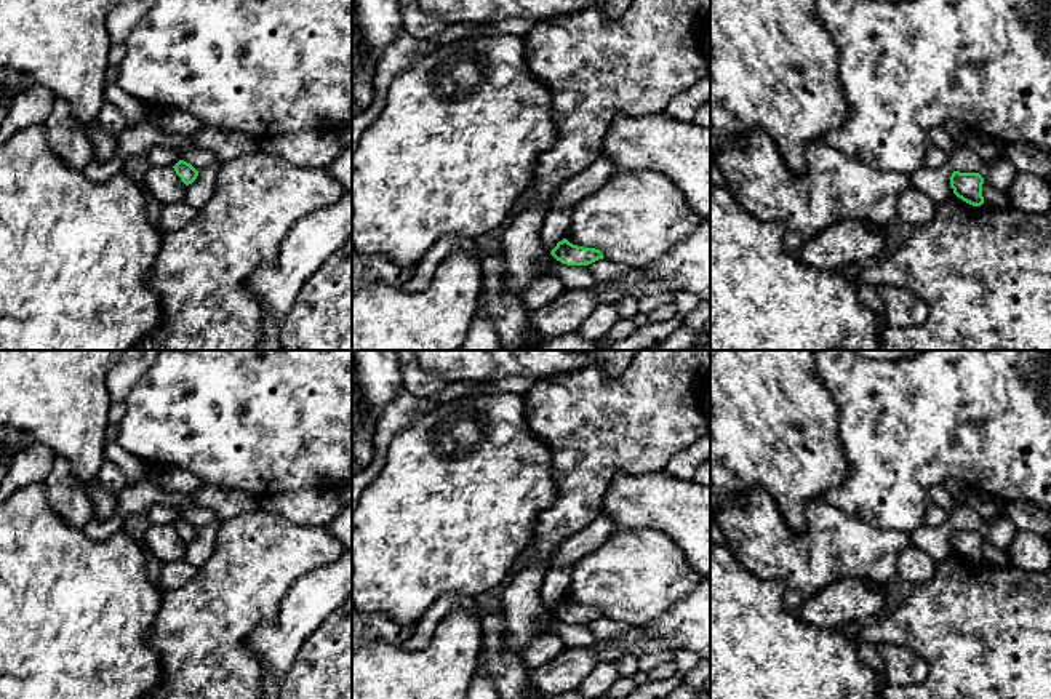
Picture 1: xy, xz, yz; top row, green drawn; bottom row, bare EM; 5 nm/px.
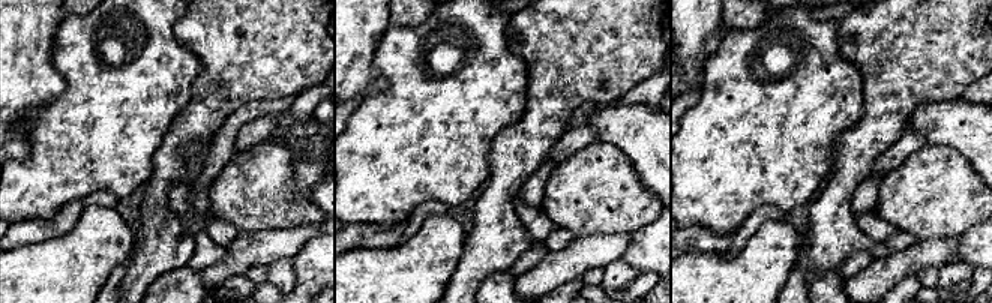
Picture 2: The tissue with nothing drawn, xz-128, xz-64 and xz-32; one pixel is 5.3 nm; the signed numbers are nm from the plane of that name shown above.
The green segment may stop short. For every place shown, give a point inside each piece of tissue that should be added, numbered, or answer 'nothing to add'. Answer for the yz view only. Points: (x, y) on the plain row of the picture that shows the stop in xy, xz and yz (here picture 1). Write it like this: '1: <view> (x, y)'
nothing to add

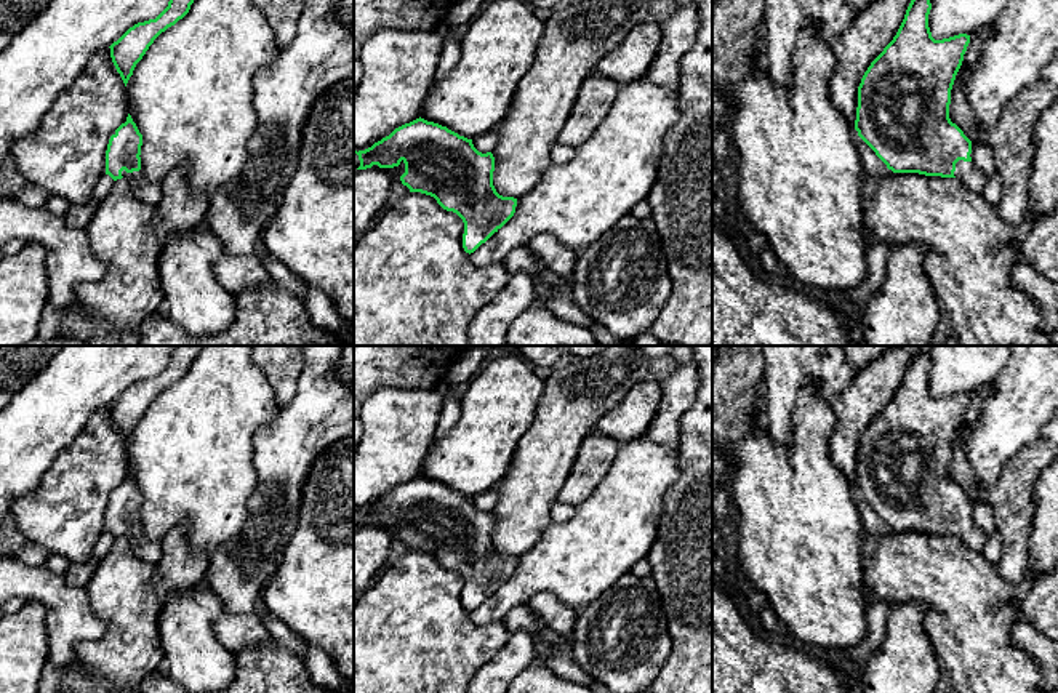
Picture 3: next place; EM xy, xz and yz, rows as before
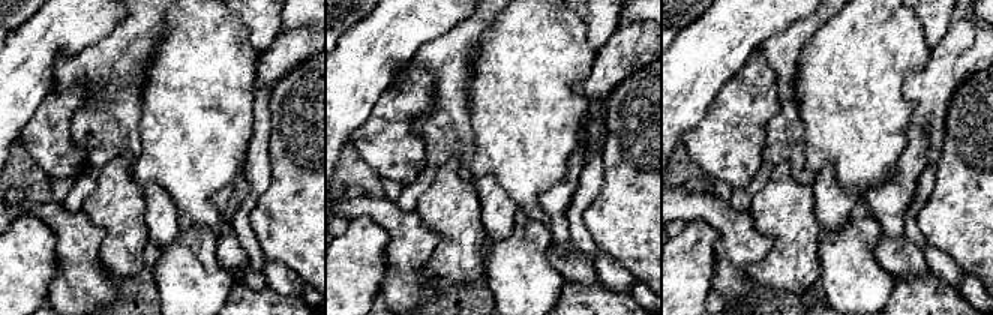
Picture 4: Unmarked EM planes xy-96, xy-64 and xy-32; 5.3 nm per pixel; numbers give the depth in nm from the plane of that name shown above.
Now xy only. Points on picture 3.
1: xy (144, 549)

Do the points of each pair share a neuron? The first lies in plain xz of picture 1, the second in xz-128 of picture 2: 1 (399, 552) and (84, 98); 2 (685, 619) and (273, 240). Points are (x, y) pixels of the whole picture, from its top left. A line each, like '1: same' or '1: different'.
1: same
2: different

